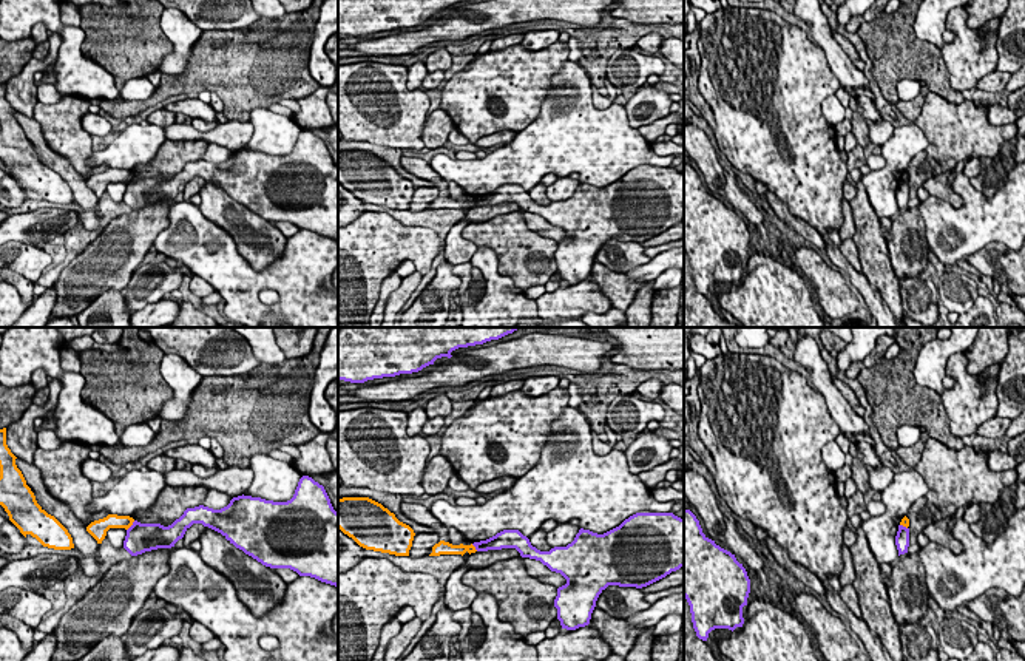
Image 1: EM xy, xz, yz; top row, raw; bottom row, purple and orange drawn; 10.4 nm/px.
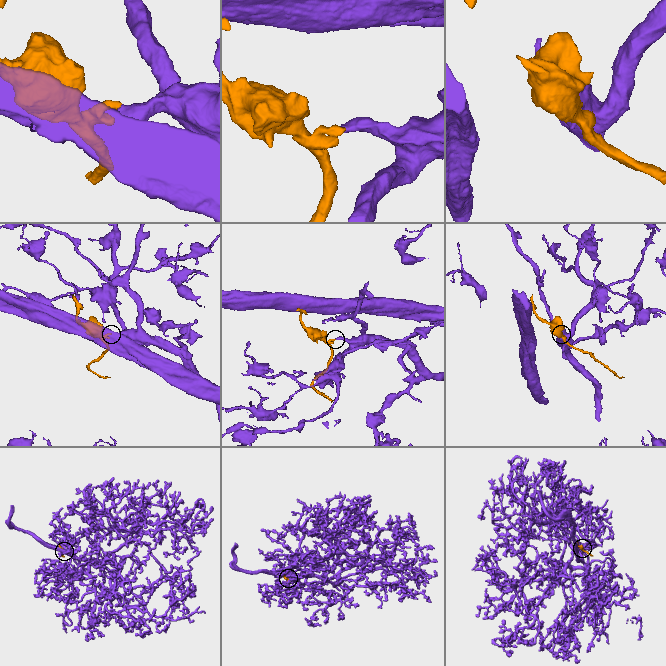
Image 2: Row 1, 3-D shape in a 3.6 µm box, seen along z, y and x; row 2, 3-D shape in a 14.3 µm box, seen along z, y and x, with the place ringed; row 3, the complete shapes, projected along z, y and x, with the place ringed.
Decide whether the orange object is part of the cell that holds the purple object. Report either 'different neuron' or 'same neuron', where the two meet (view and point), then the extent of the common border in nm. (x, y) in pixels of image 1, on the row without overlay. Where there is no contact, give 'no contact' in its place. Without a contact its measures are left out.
different neuron | xy (131, 179) | 140 nm

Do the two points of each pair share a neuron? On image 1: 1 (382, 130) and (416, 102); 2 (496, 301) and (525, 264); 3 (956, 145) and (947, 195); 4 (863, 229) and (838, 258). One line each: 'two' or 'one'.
1: one
2: two
3: two
4: two

